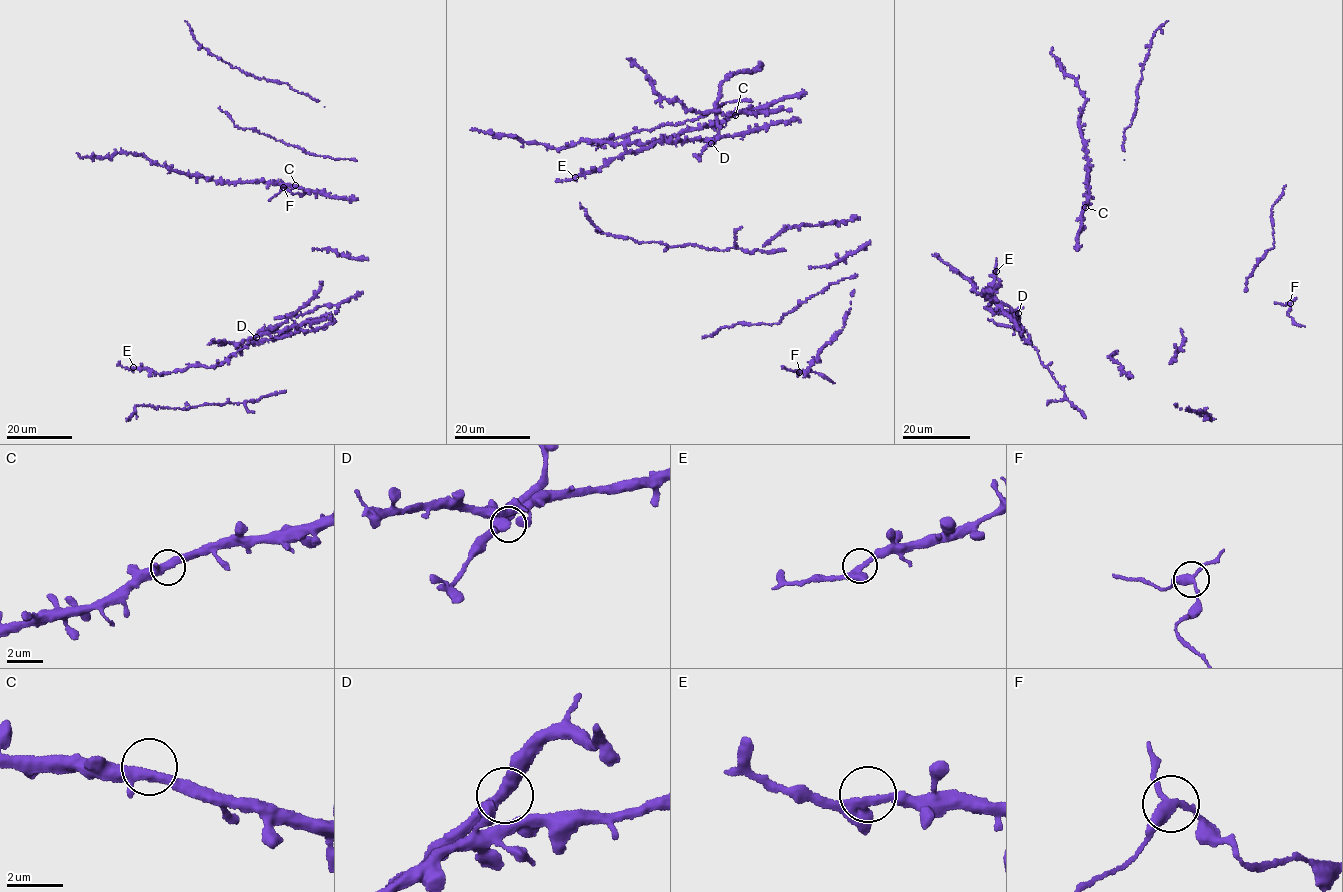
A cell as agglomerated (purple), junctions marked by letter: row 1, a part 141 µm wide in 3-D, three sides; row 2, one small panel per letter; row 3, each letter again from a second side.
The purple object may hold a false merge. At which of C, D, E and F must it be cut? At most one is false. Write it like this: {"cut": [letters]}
{"cut": ["F"]}

